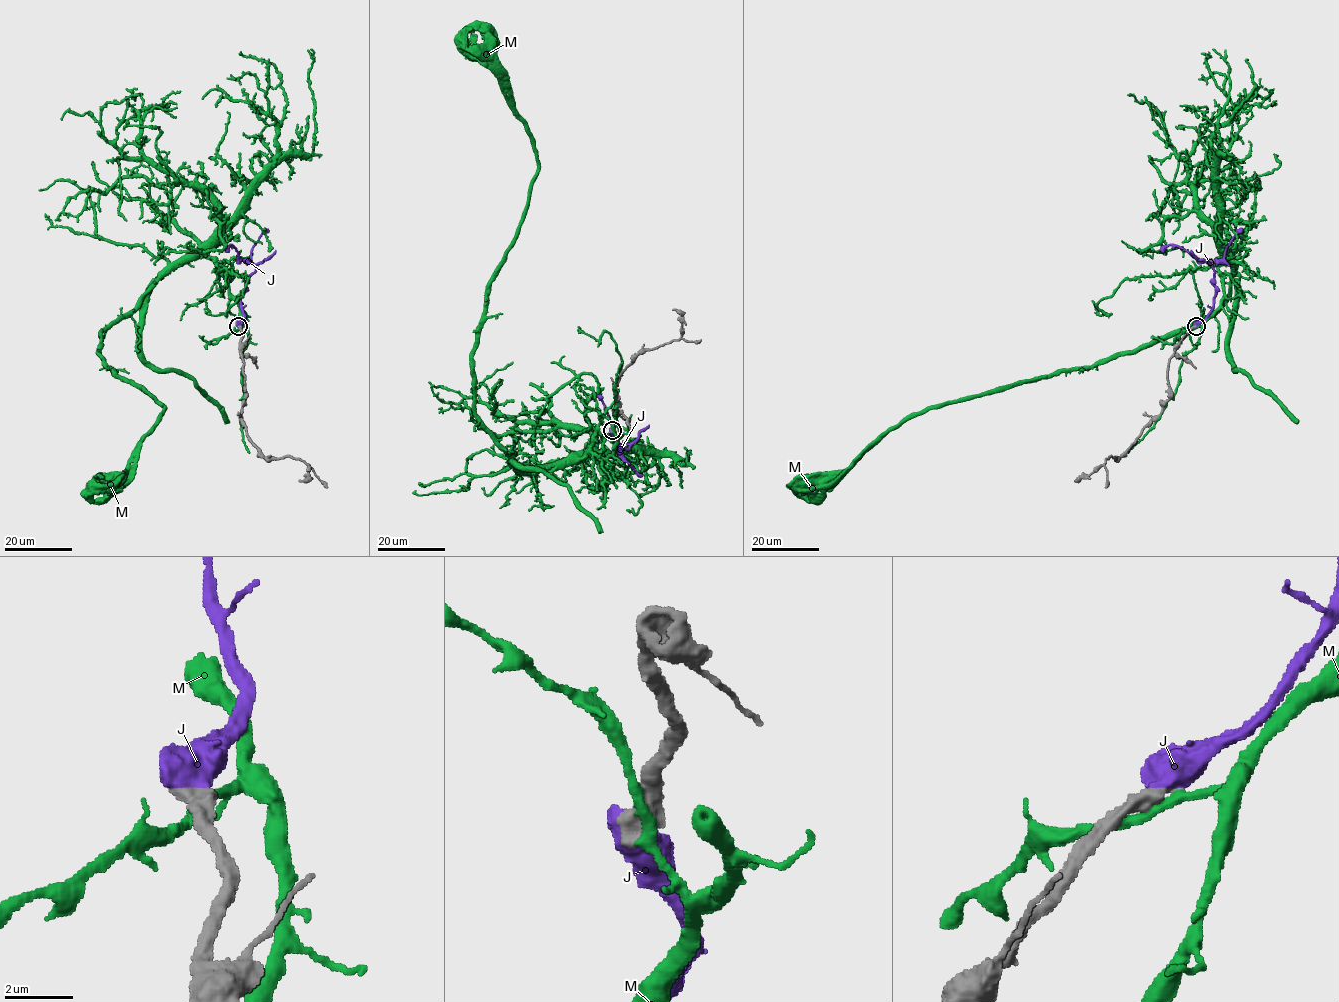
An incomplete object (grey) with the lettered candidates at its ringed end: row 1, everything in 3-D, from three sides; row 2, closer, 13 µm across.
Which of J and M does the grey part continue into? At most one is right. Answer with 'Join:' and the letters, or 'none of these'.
Join: J

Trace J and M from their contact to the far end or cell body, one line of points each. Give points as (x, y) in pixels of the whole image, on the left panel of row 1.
J: (238, 325), (244, 317), (241, 295), (245, 281), (256, 267), (255, 264), (239, 261), (232, 244), (223, 249)
M: (239, 327), (227, 278), (207, 256), (191, 256), (102, 332), (99, 355), (164, 408), (120, 478), (94, 493)

